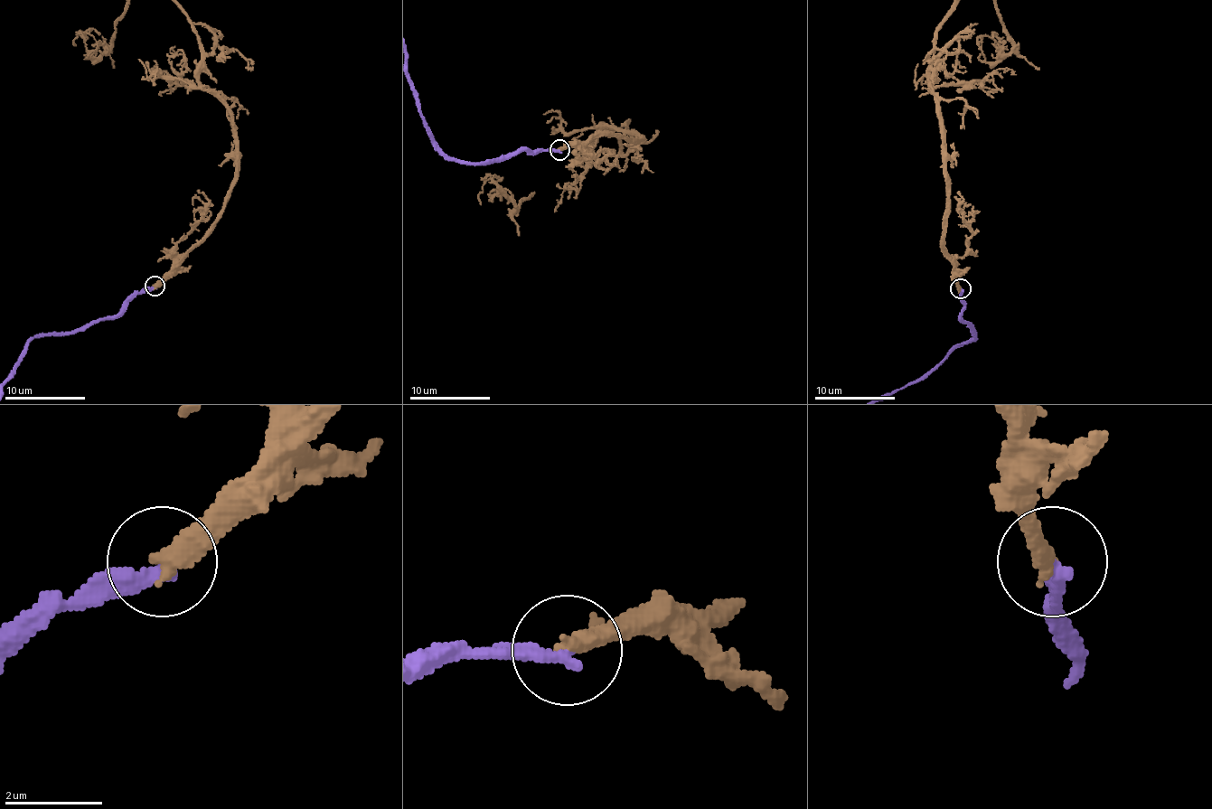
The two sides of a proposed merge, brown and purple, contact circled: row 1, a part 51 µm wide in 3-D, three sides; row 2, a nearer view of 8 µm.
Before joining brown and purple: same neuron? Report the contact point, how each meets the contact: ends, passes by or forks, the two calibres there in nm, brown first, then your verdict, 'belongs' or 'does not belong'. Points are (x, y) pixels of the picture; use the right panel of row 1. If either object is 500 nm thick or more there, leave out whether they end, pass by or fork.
place (960, 288); brown ends; purple ends; calibres 440 and 280 nm; does not belong

